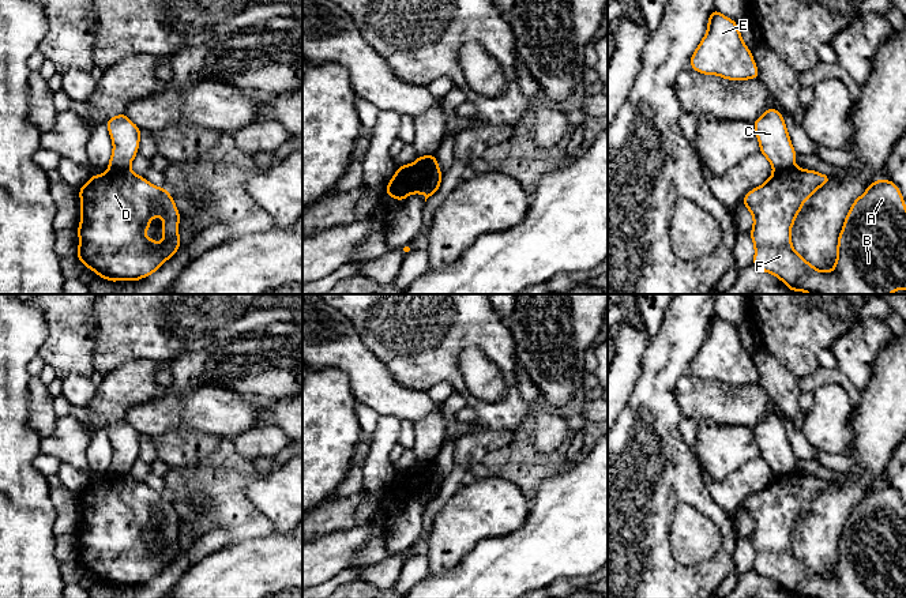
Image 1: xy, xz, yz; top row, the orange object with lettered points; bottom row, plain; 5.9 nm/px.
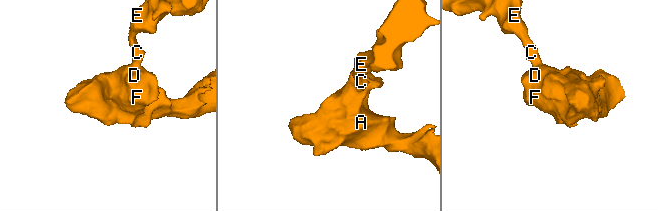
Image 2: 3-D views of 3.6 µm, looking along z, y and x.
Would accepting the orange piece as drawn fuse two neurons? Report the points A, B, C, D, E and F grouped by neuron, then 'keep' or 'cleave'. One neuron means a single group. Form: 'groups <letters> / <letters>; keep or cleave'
groups A B D F / C E; cleave

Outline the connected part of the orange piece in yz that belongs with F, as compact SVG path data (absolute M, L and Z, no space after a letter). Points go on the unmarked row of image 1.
M792 471L774 475L764 489L743 503L753 520L753 571L779 583L792 597L906 594L906 509L891 485L876 485L853 507L831 576L817 575L794 556L792 531L805 505L830 485L831 481Z

